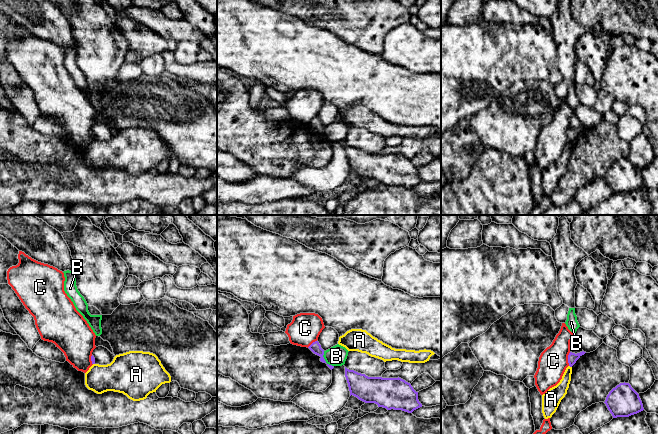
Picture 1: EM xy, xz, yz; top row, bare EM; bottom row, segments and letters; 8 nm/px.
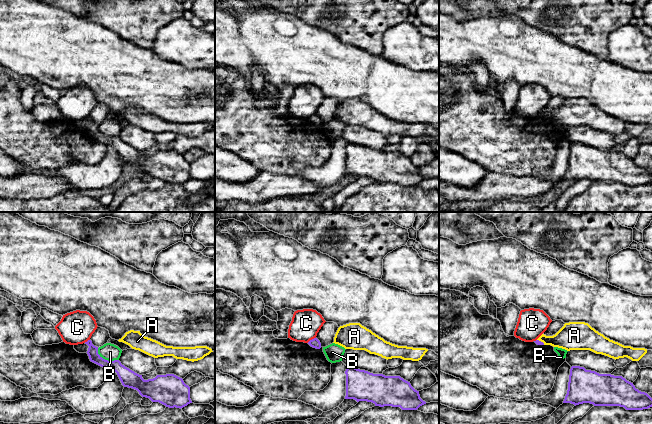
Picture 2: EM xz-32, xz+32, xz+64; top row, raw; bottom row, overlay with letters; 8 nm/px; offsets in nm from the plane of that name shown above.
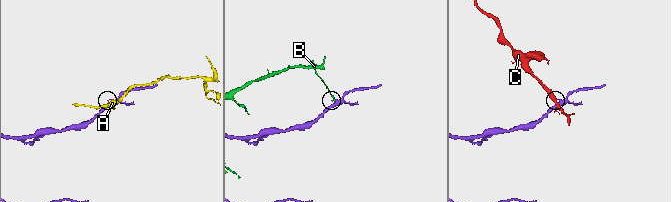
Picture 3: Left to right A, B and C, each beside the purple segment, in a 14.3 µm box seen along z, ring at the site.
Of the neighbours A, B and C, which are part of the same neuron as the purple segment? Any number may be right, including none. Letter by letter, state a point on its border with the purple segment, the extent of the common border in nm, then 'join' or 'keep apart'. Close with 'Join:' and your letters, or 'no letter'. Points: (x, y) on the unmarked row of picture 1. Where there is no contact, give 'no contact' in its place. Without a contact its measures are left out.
A: yz (570, 142) | 30 nm | keep apart
B: xz (324, 136) | 150 nm | keep apart
C: yz (568, 135) | 110 nm | keep apart
Join: no letter

